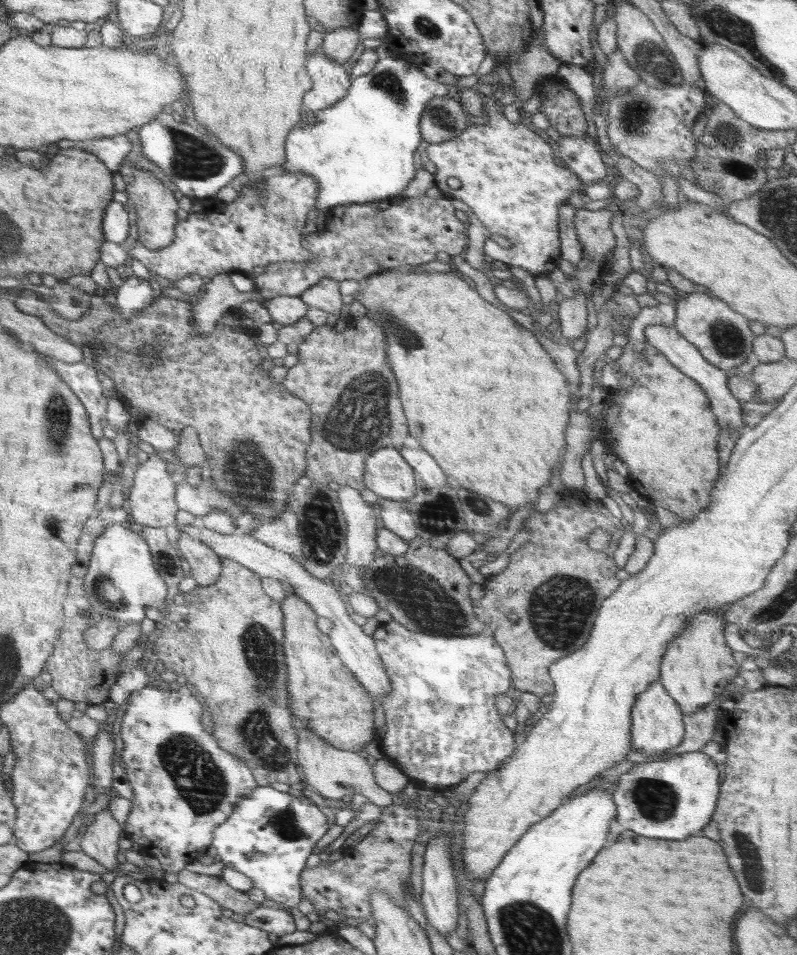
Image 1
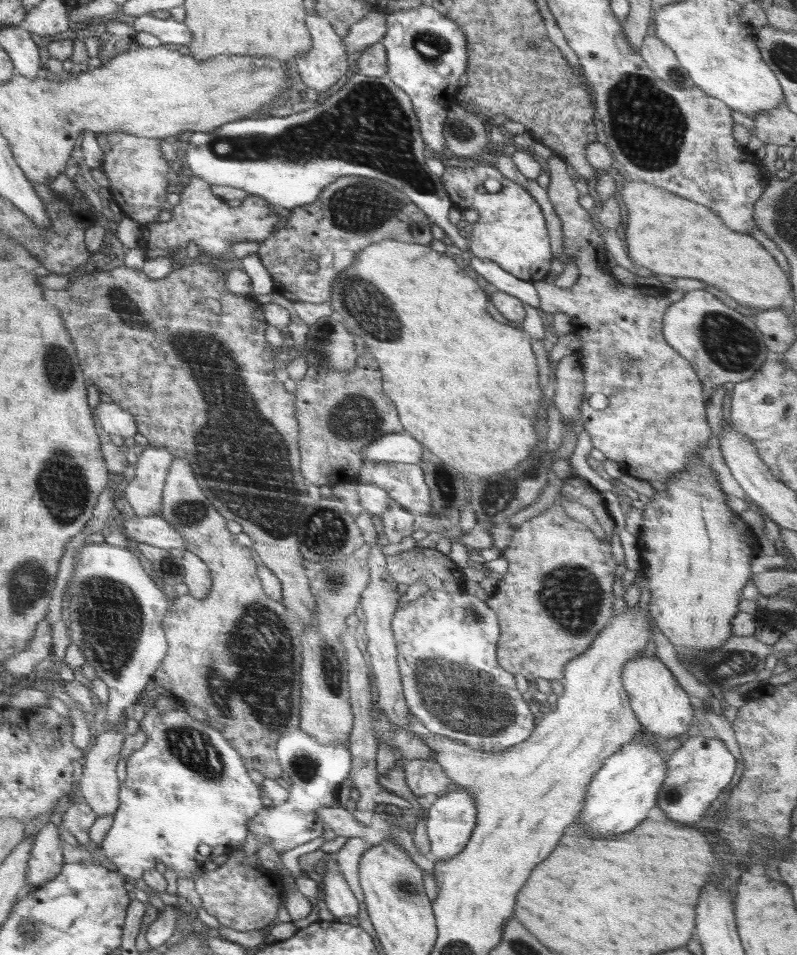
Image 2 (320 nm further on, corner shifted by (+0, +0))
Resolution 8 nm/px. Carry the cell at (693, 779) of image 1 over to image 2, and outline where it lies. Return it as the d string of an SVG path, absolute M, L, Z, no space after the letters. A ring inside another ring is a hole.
M694 732L689 740L669 756L666 762L666 780L658 791L656 806L664 812L666 818L680 825L702 820L707 808L730 784L736 770L736 759L722 740L704 738Z

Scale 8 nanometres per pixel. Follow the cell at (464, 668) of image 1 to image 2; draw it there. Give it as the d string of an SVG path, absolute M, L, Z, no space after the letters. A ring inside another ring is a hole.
M430 588L418 600L397 609L391 620L409 712L434 734L492 753L525 742L534 727L533 714L516 687L514 674L498 666L496 616L476 596Z

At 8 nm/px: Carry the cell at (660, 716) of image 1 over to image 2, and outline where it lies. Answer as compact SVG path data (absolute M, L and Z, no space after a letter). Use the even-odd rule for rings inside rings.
M634 657L626 662L621 672L621 683L629 696L629 703L646 734L654 740L665 742L684 732L692 732L690 726L694 710L687 689L683 689L672 671L653 657Z

